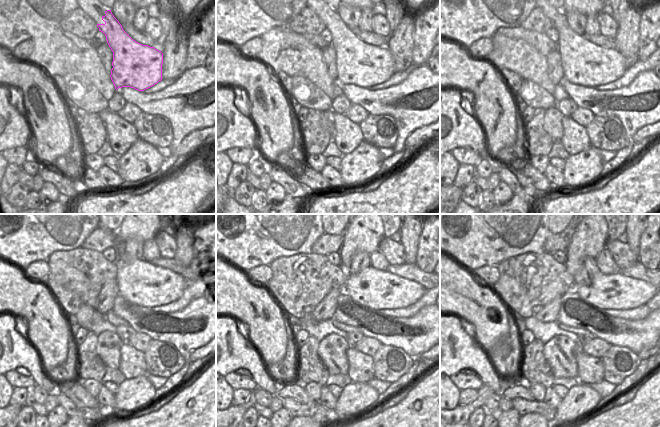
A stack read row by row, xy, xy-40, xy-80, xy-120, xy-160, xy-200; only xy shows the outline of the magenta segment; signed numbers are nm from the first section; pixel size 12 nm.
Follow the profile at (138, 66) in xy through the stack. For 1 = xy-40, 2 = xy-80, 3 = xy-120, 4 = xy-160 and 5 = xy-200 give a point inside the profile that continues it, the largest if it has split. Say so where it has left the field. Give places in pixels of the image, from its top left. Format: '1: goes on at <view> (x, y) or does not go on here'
1: goes on at xy-40 (359, 63)
2: goes on at xy-80 (584, 63)
3: goes on at xy-120 (142, 283)
4: goes on at xy-160 (376, 289)
5: goes on at xy-200 (617, 291)

